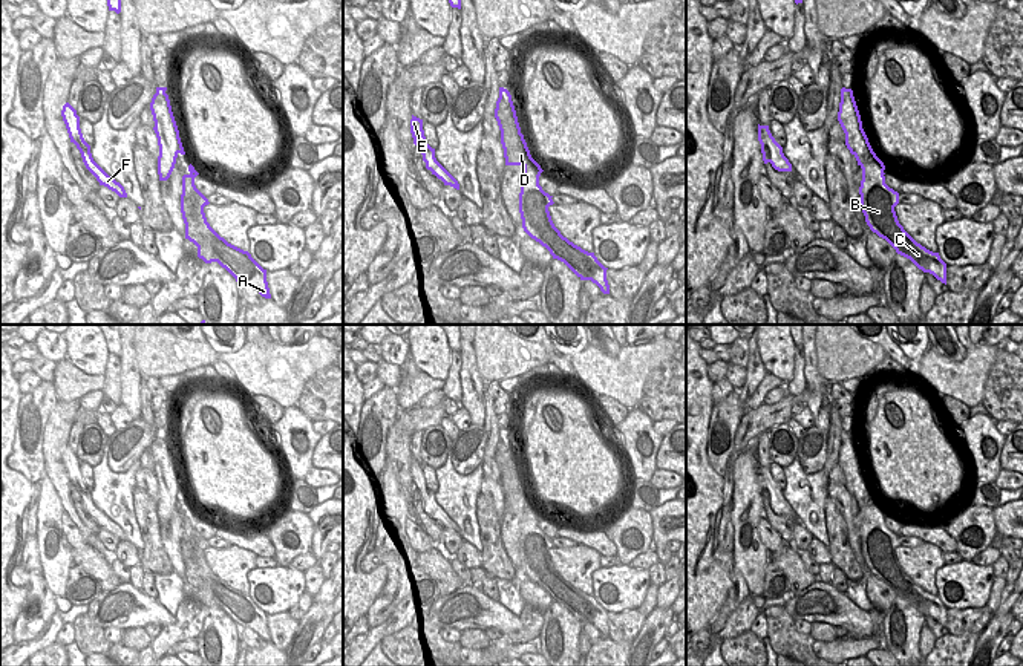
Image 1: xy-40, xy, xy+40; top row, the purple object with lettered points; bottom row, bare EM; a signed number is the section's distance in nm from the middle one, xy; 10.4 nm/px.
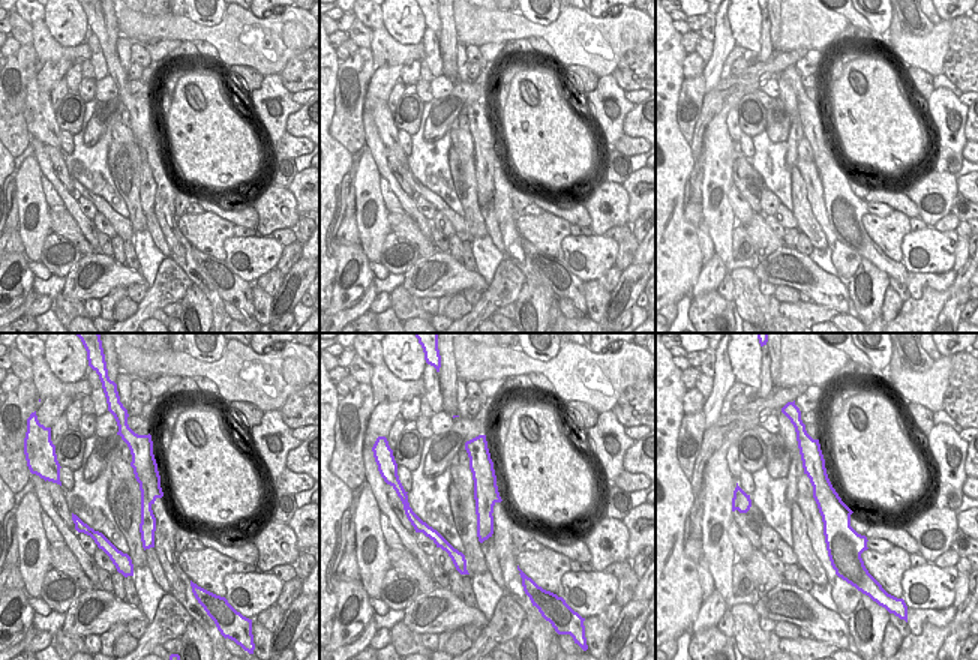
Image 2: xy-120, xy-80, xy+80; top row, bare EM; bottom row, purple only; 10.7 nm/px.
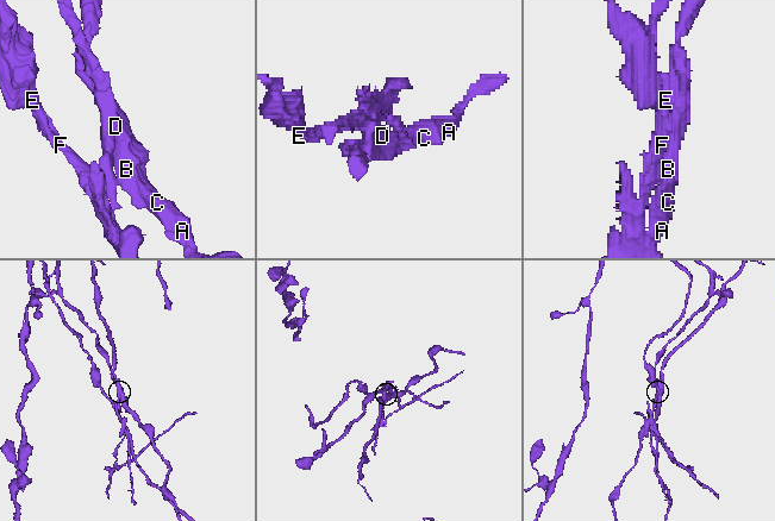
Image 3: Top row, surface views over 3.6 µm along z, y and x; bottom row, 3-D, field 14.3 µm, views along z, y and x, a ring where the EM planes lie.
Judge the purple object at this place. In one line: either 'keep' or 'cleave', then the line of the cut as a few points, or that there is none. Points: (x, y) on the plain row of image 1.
cleave; cut xy (516, 463), (498, 467)

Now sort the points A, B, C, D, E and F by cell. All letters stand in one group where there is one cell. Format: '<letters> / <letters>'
A B C D / E F

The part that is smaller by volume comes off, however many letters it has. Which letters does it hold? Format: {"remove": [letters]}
{"remove": ["A", "B", "C", "D"]}

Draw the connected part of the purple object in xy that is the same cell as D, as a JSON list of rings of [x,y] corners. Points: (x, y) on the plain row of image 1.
[[[519,465],[498,467],[504,476],[507,491],[507,508],[522,508],[519,556],[524,574],[545,589],[553,602],[564,605],[580,623],[591,623],[603,637],[610,637],[606,612],[594,599],[570,585],[554,570],[548,550],[553,548],[553,539],[539,528],[539,519],[544,514],[531,501]]]

